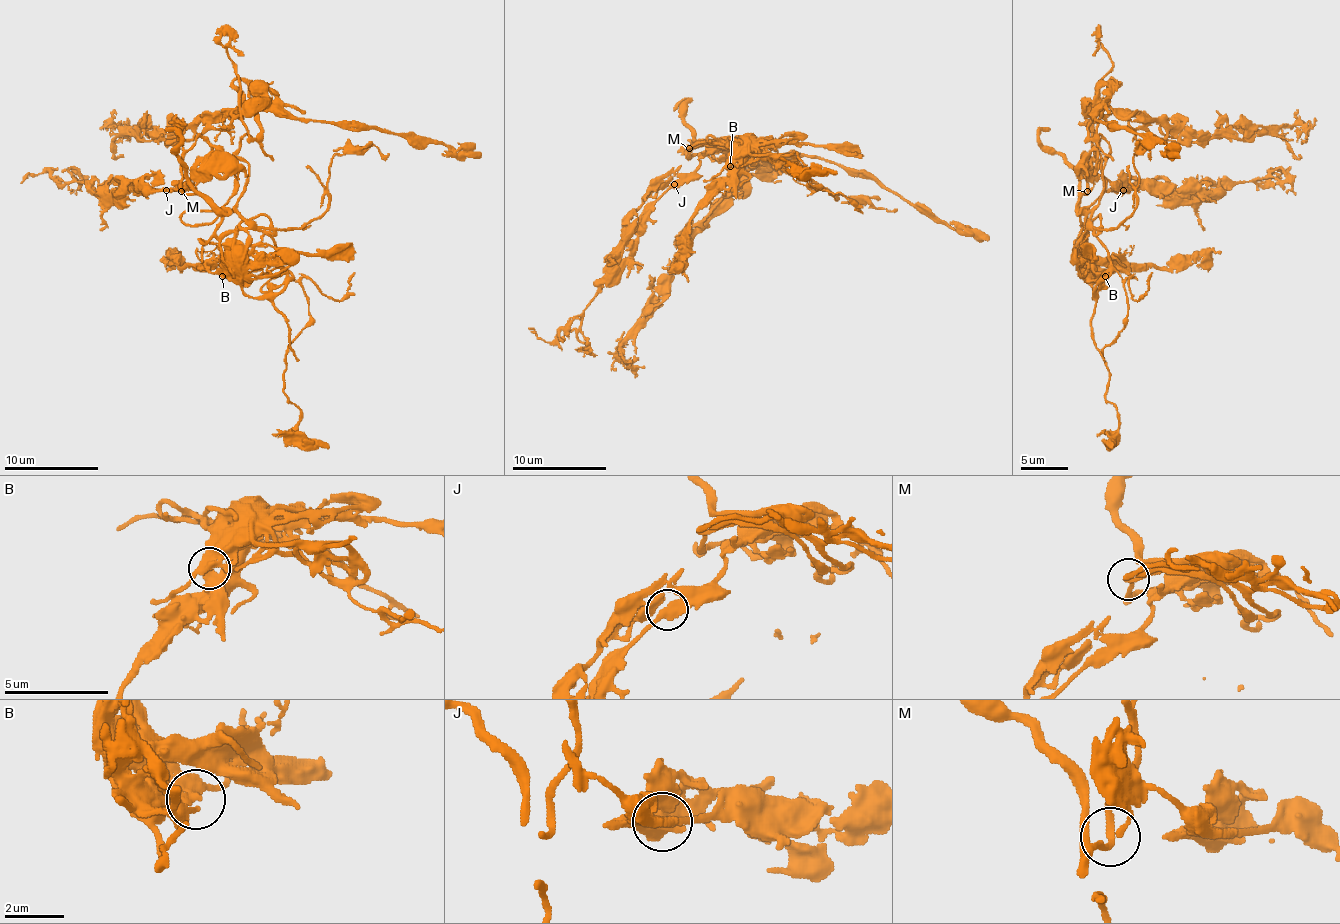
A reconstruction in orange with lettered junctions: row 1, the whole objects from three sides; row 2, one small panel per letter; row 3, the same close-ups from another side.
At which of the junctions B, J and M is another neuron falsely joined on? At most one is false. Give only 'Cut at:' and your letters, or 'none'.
Cut at: none

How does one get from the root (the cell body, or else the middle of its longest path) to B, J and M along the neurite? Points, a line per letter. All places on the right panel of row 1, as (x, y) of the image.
B: (1079, 203), (1086, 258), (1105, 276)
J: (1079, 203), (1095, 168), (1093, 137), (1100, 142), (1093, 168), (1123, 189)
M: (1079, 203), (1079, 199), (1088, 191)

